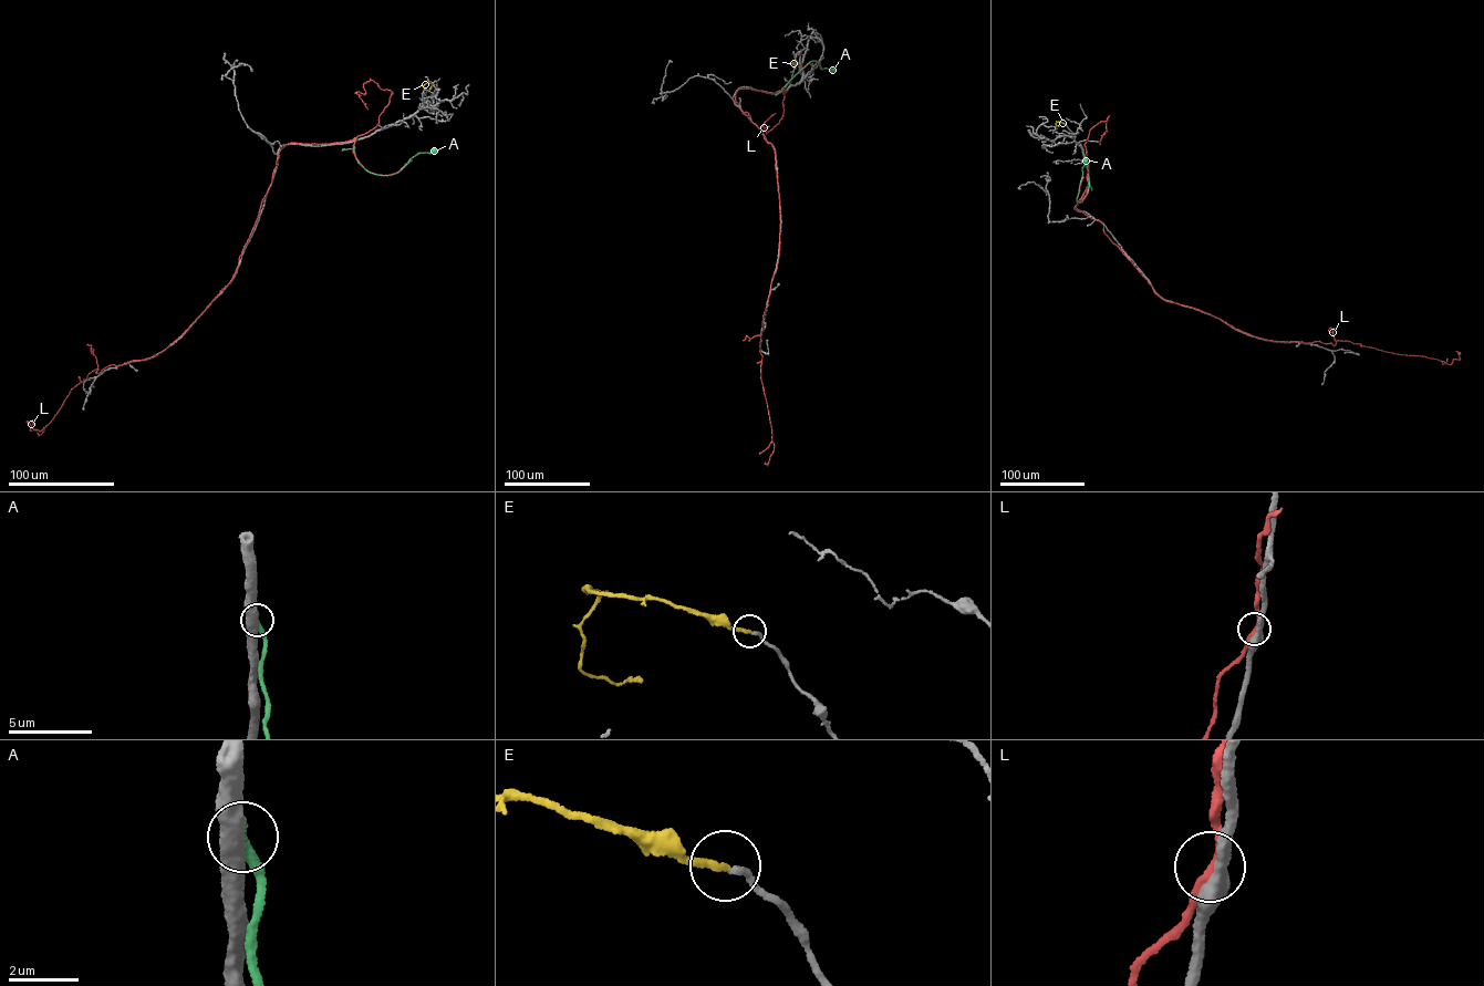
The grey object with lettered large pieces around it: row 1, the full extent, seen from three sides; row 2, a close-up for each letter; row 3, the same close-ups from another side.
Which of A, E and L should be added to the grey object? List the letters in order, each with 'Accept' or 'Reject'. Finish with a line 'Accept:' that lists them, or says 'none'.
A: Accept
E: Accept
L: Reject
Accept: A, E

